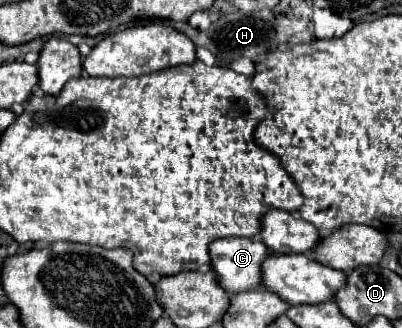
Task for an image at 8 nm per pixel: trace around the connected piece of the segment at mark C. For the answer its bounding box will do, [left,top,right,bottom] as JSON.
[211,238,269,294]

